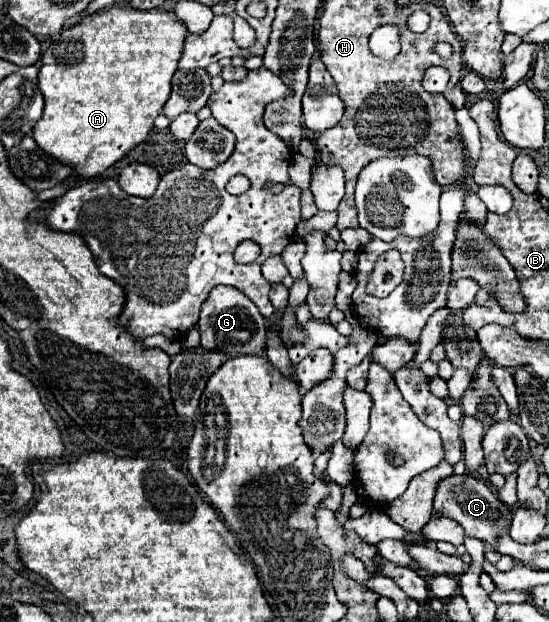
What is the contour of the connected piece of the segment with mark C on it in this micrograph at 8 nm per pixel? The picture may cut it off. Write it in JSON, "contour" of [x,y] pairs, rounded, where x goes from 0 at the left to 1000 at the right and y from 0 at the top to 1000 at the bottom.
{"contour":[[[823,762],[816,768],[805,768],[794,797],[791,797],[791,820],[787,830],[816,830],[831,836],[849,859],[874,865],[889,878],[903,878],[903,859],[929,849],[933,839],[933,820],[918,814],[907,797],[867,765],[860,762]]]}

